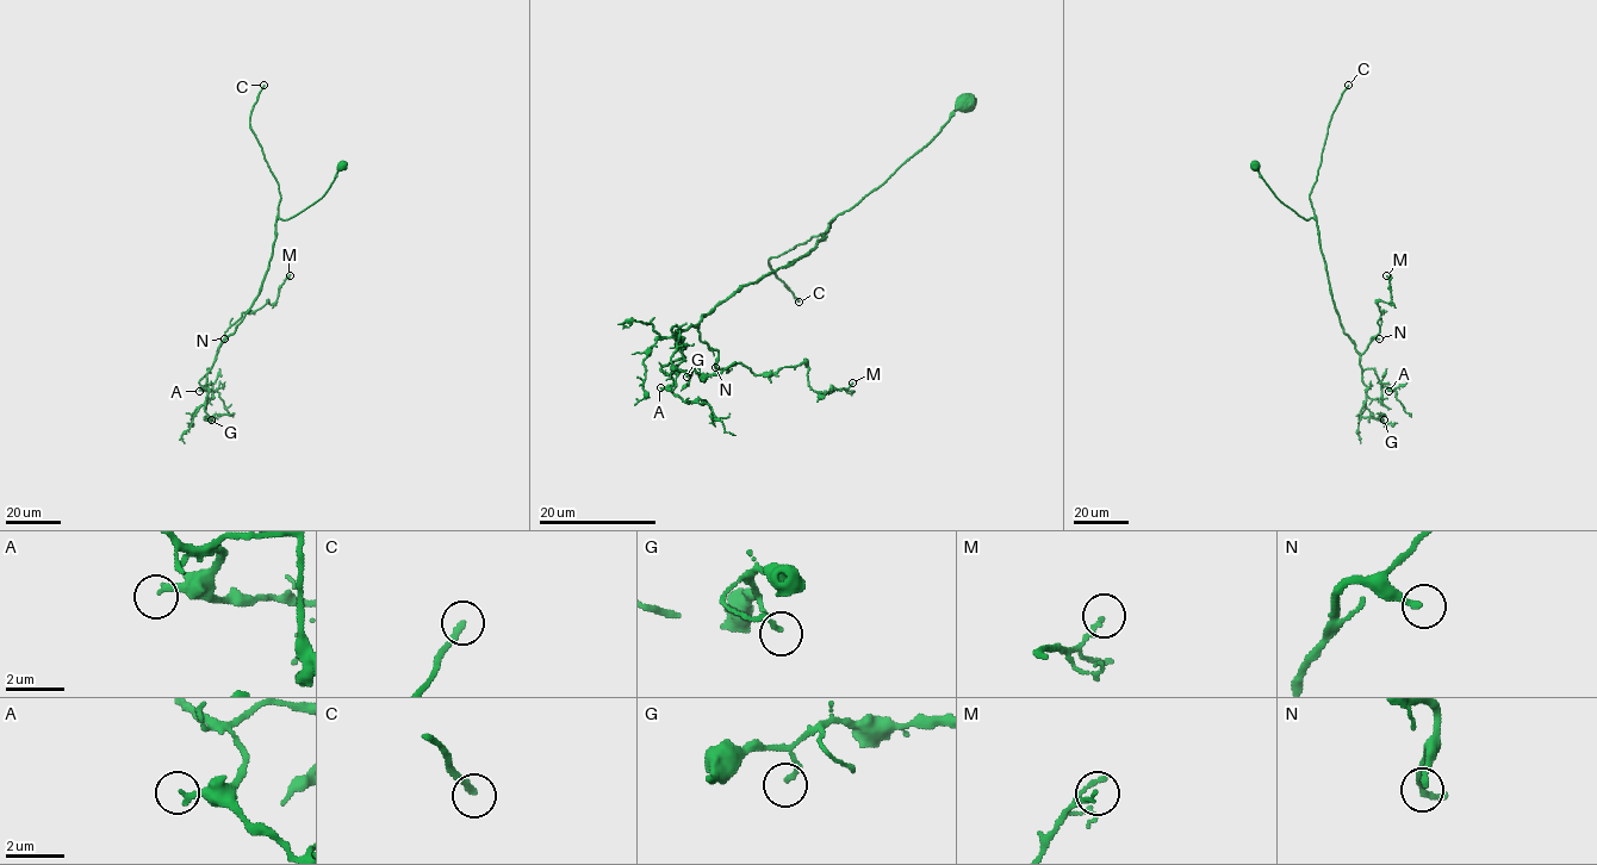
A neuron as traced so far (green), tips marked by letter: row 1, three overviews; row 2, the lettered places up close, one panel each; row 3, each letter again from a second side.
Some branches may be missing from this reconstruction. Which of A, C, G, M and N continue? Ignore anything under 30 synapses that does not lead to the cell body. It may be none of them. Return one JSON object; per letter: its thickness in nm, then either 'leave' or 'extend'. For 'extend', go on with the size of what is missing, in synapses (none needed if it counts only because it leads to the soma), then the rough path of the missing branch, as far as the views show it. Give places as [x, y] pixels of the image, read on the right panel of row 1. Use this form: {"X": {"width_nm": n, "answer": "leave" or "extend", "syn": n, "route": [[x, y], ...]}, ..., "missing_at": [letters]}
{"A": {"width_nm": 240, "answer": "leave"}, "C": {"width_nm": 200, "answer": "extend", "syn": 90, "route": [[1348, 85], [1362, 66], [1368, 37], [1379, 31], [1372, 35], [1372, 43], [1389, 74]]}, "G": {"width_nm": 150, "answer": "leave"}, "M": {"width_nm": 140, "answer": "leave"}, "N": {"width_nm": 200, "answer": "extend", "syn": 90, "route": [[1379, 338], [1384, 348], [1379, 333], [1374, 331], [1379, 330], [1372, 309], [1380, 312]]}, "missing_at": ["C", "N"]}

